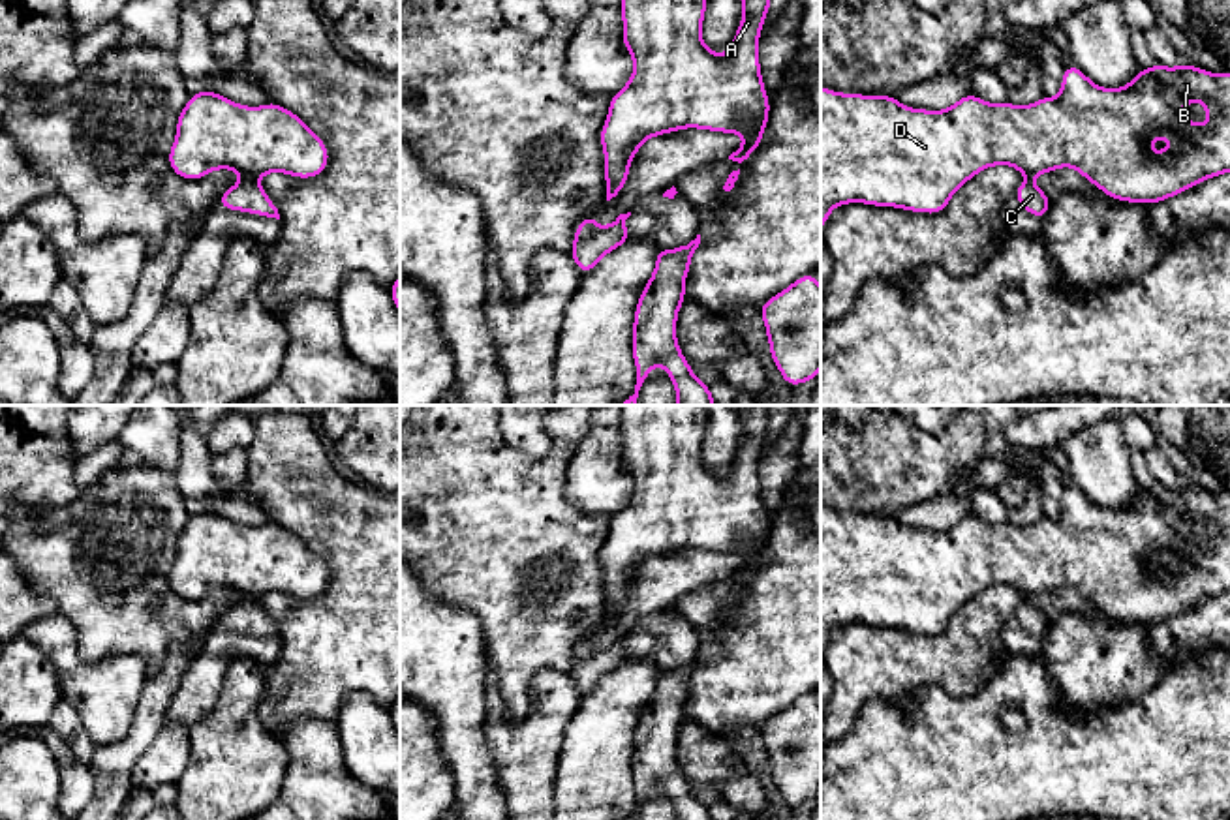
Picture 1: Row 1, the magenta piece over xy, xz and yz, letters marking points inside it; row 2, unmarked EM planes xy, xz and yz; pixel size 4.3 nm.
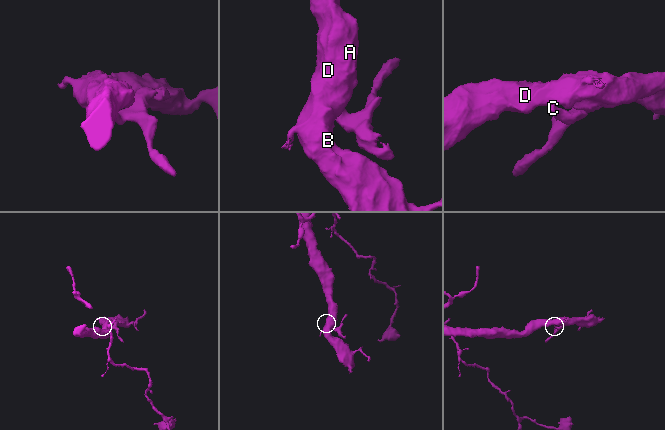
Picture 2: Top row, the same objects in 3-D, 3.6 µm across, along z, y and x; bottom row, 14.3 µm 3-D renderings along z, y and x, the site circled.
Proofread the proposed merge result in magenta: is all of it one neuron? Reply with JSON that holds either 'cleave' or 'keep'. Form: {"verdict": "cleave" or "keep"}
{"verdict": "cleave"}

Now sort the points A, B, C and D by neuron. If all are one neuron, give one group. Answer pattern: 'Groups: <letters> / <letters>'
Groups: A B D / C

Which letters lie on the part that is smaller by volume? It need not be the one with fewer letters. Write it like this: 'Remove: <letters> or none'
Remove: C

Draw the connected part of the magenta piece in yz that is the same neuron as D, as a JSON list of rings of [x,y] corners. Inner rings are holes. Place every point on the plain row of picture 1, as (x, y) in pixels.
[[[1155,482],[1151,490],[1140,488],[1127,507],[1102,509],[1078,486],[1067,484],[1057,518],[1044,516],[1022,527],[1010,522],[993,525],[965,514],[943,531],[913,529],[896,516],[838,514],[821,507],[821,651],[830,632],[849,623],[941,634],[967,600],[993,585],[1010,585],[1027,599],[1072,587],[1112,619],[1149,627],[1166,621],[1206,599],[1230,593],[1230,492],[1215,495],[1185,482],[1174,490]],[[1194,520],[1206,527],[1206,548],[1177,533]]]

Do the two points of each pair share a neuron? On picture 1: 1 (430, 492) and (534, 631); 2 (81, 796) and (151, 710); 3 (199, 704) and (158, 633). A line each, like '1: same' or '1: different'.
1: same
2: different
3: different

